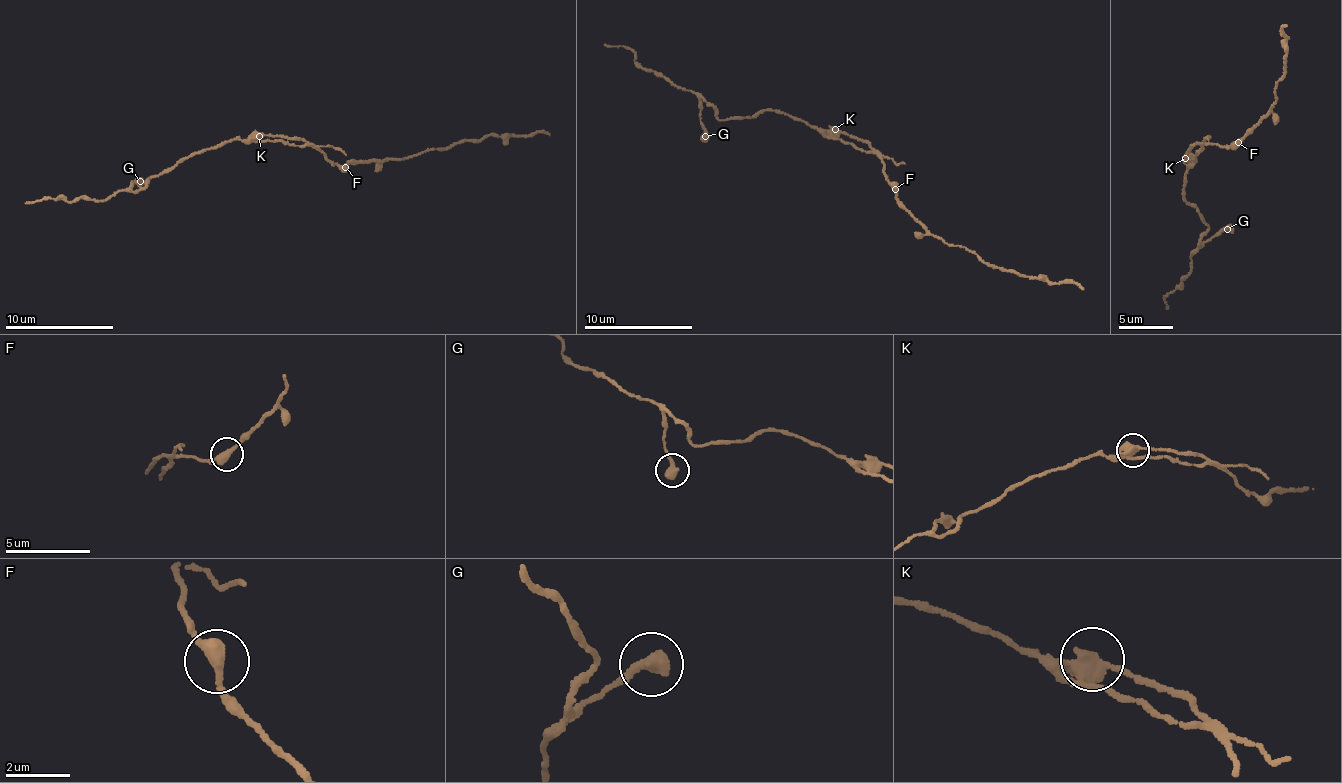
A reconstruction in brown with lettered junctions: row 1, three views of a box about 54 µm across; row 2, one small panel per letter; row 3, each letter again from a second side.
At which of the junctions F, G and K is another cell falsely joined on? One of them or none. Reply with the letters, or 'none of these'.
K

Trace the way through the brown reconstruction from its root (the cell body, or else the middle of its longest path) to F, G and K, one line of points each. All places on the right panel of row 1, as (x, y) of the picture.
F: (1198, 149), (1207, 142), (1225, 147), (1238, 142)
G: (1198, 149), (1194, 157), (1197, 159), (1188, 168), (1183, 193), (1209, 227), (1195, 252), (1227, 229)
K: (1198, 149), (1198, 154), (1185, 159)

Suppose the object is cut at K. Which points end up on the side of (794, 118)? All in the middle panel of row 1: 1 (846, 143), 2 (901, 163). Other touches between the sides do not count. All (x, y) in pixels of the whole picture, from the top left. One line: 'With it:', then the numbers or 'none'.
With it: 1

